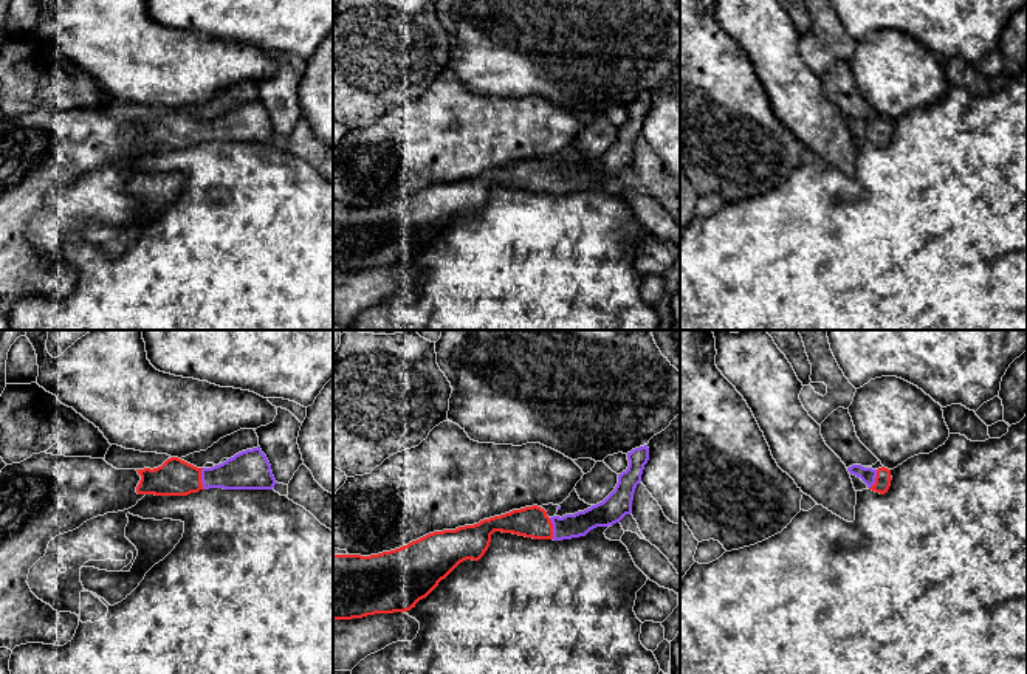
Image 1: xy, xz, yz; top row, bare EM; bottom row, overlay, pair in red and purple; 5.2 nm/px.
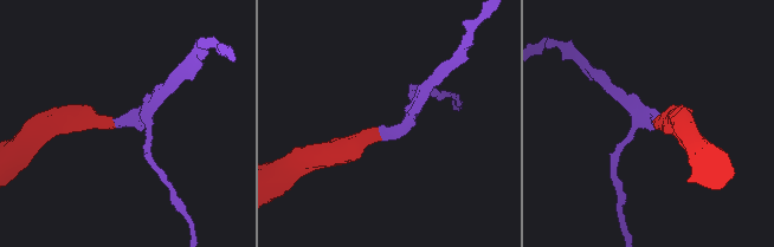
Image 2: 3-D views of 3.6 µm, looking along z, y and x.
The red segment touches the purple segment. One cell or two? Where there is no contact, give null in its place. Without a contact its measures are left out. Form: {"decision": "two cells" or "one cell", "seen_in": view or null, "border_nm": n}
{"decision": "one cell", "seen_in": "xy", "border_nm": 110}

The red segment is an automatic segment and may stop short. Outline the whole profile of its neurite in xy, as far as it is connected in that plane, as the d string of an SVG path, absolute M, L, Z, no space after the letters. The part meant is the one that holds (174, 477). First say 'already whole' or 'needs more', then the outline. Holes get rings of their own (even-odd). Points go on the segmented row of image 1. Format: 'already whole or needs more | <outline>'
needs more | M260 446L242 451L226 462L212 468L197 468L178 457L167 459L158 468L136 469L141 480L136 487L138 494L155 494L155 496L187 496L198 493L200 490L223 488L223 490L273 490L277 483L271 465Z

